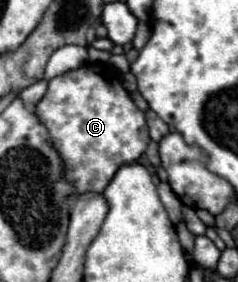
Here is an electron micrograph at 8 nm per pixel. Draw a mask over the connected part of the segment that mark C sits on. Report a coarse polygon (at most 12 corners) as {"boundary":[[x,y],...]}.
{"boundary":[[109,64],[51,78],[35,106],[75,182],[103,192],[151,140]]}

